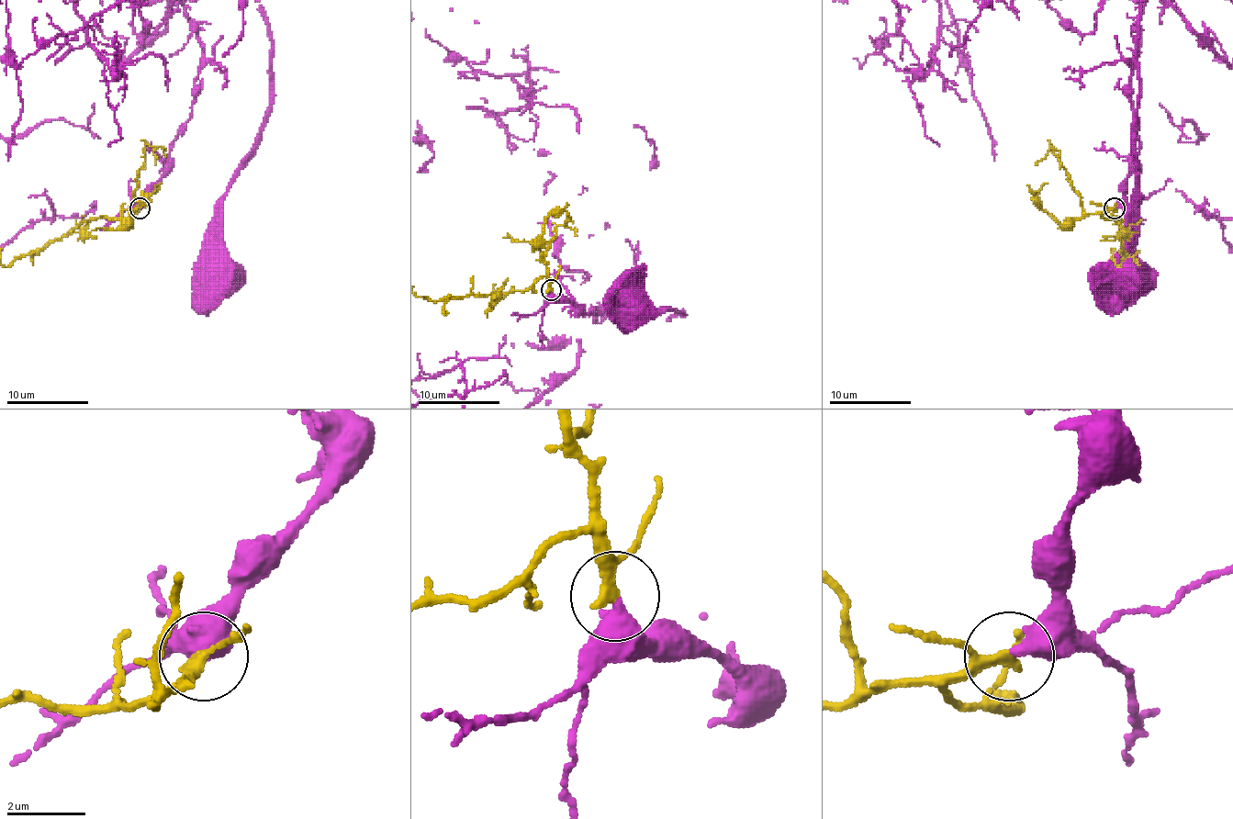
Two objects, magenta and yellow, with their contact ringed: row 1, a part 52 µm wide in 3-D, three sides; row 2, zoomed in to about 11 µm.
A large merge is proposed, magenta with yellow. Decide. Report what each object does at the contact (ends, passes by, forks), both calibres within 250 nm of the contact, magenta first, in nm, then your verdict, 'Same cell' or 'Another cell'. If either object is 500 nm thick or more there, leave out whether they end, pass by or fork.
Thickness 500 nm (magenta) against 240 nm. Same cell

